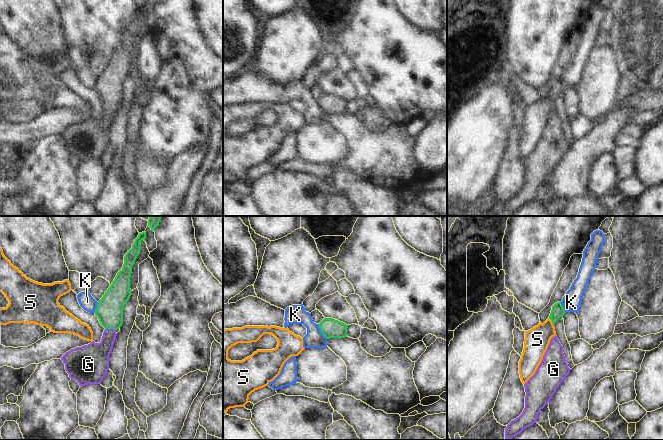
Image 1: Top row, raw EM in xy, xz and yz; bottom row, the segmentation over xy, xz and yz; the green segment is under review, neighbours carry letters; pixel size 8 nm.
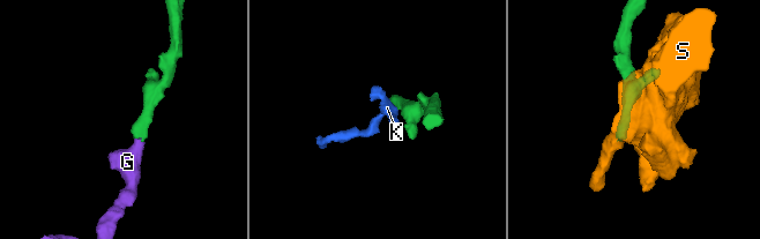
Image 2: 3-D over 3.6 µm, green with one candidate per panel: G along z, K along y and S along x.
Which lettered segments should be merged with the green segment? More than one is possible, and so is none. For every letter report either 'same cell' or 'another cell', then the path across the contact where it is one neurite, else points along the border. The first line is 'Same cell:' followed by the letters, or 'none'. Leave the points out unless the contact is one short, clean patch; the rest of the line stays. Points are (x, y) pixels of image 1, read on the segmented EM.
Same cell: G
G: same cell; way xy (109, 311), (110, 328), (106, 344), (95, 355)
K: another cell; border xz (317, 324), (320, 331), (327, 338)
S: another cell; border yz (548, 318), (553, 325)

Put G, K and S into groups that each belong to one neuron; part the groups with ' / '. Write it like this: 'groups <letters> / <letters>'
groups G / K / S

